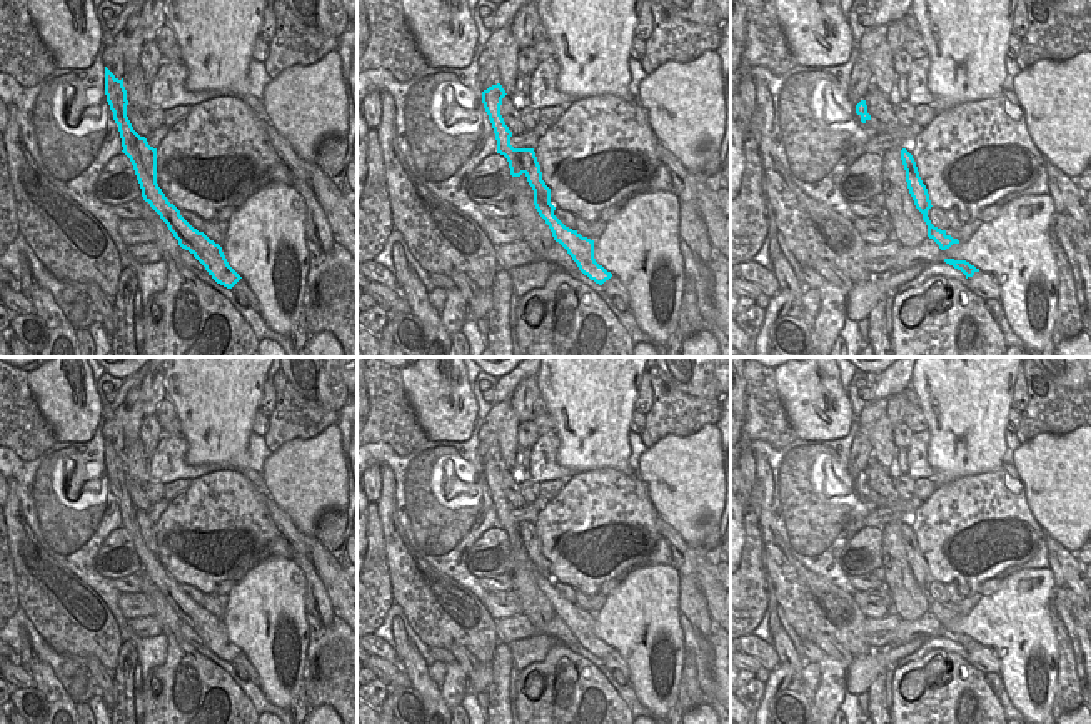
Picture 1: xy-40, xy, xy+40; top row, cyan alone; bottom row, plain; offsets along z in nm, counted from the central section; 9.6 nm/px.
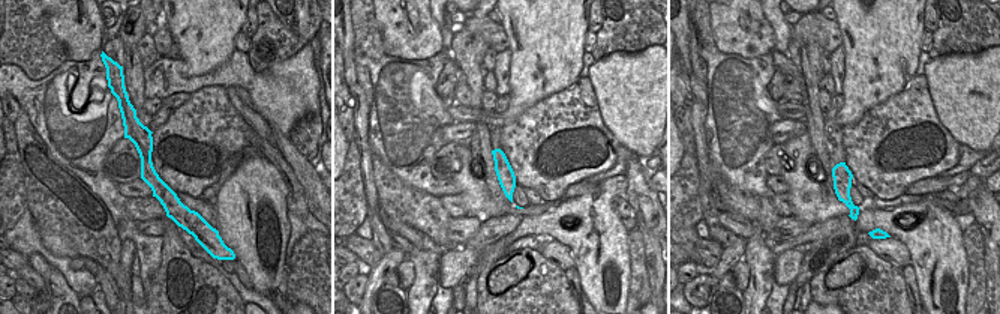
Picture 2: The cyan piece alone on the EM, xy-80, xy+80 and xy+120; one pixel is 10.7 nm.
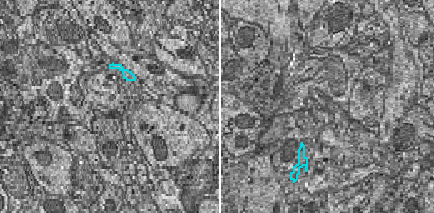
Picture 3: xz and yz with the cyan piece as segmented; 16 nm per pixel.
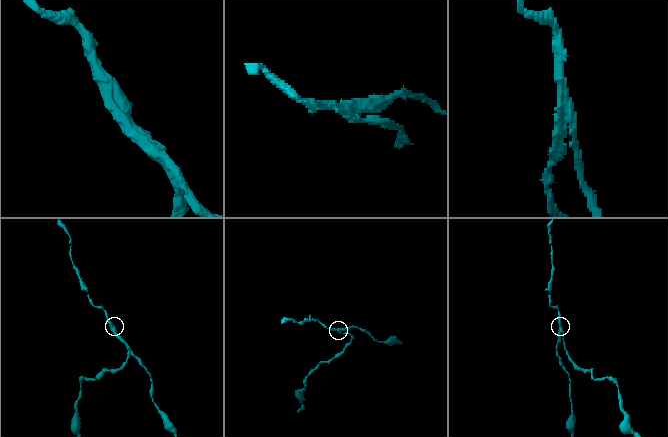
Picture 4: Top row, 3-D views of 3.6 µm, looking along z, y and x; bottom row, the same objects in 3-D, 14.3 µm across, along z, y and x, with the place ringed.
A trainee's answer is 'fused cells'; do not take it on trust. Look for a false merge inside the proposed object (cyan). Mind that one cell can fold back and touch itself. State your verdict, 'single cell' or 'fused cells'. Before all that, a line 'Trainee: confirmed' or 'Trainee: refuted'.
Trainee: confirmed
fused cells

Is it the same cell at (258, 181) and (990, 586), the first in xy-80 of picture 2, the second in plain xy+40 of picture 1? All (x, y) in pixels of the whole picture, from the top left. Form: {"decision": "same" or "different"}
{"decision": "different"}

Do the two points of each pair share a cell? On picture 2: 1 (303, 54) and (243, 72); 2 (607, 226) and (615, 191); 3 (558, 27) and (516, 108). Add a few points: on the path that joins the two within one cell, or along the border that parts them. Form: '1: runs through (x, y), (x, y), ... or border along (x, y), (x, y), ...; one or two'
1: border along (255, 74), (248, 90); two
2: runs through (606, 217), (606, 200); one
3: runs through (546, 47), (546, 56), (537, 65), (526, 89); one

